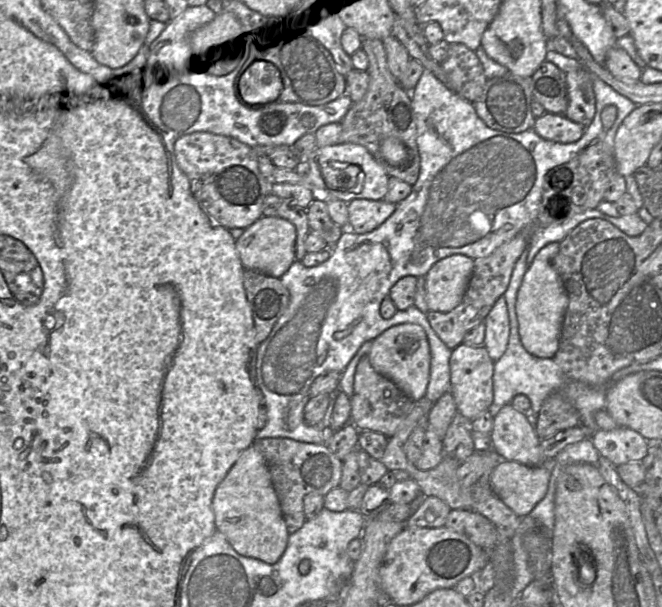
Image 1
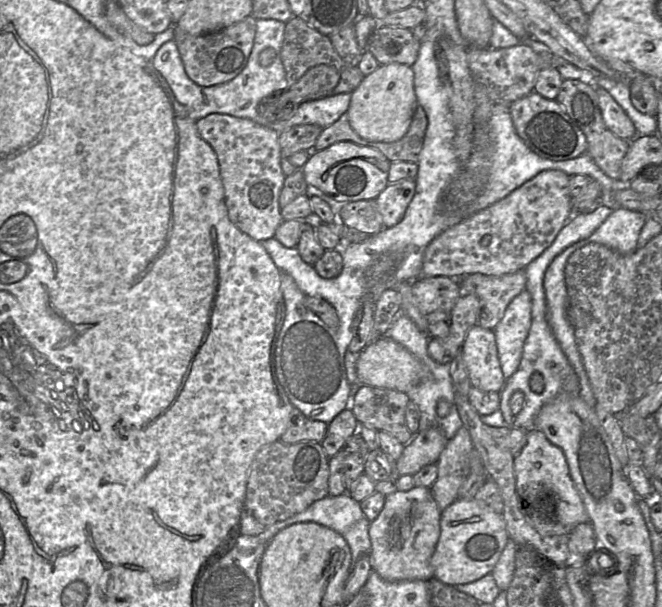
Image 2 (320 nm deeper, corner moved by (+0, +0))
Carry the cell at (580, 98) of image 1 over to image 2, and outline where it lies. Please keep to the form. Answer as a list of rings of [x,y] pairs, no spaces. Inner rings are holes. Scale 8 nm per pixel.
[[[596,86],[596,94],[599,100],[601,115],[606,127],[617,137],[631,141],[637,136],[636,128],[606,89]]]

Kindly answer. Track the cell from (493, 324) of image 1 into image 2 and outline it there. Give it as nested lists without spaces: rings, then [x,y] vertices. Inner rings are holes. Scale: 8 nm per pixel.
[[[524,289],[509,303],[501,321],[493,329],[498,358],[506,379],[518,369],[531,326],[531,295]]]

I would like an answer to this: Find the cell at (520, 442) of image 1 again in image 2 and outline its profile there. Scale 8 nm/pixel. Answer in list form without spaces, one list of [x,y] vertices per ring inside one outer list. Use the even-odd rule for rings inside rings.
[[[536,429],[527,430],[527,442],[521,452],[514,458],[516,491],[522,503],[522,509],[530,524],[543,536],[566,534],[578,524],[589,522],[581,496],[574,486],[563,451],[551,444],[545,434]]]

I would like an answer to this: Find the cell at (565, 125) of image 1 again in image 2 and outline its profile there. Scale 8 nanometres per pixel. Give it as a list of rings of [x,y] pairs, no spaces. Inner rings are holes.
[[[533,91],[510,104],[509,110],[518,136],[540,157],[553,161],[565,161],[587,152],[585,135],[556,100],[546,99]]]

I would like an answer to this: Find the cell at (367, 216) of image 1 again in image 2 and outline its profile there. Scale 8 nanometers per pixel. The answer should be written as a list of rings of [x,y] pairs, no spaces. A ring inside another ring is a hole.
[[[406,179],[389,183],[379,194],[376,202],[386,228],[394,227],[403,219],[415,190],[415,179]]]

